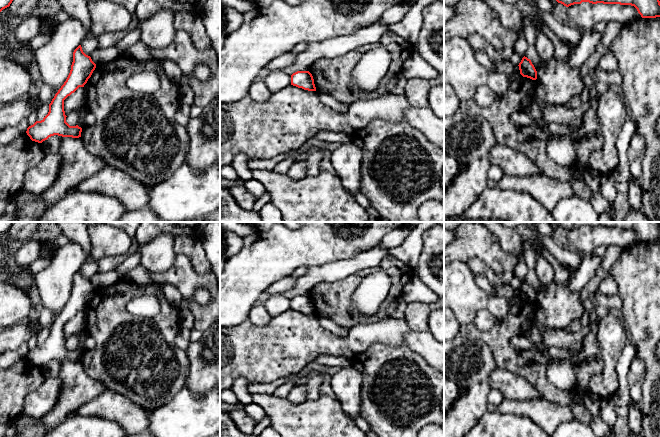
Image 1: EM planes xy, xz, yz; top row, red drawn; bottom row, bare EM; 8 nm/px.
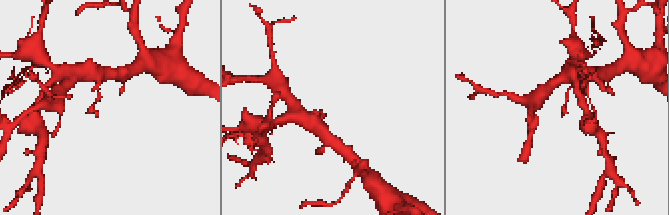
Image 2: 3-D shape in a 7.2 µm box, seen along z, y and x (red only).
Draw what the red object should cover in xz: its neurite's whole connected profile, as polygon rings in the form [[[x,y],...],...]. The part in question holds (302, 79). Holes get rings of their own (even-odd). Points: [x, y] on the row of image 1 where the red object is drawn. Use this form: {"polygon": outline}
{"polygon": [[[297,71],[291,75],[291,85],[308,91],[316,91],[314,79],[309,71]]]}

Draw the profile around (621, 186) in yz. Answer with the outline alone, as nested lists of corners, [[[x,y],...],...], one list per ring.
[[[616,181],[615,187],[617,193],[628,193],[630,182],[629,181]]]

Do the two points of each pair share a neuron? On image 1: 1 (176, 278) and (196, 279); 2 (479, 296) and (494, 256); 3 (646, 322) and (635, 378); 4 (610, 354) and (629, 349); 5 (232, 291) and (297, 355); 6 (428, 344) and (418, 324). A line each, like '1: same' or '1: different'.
1: same
2: different
3: different
4: different
5: different
6: different

